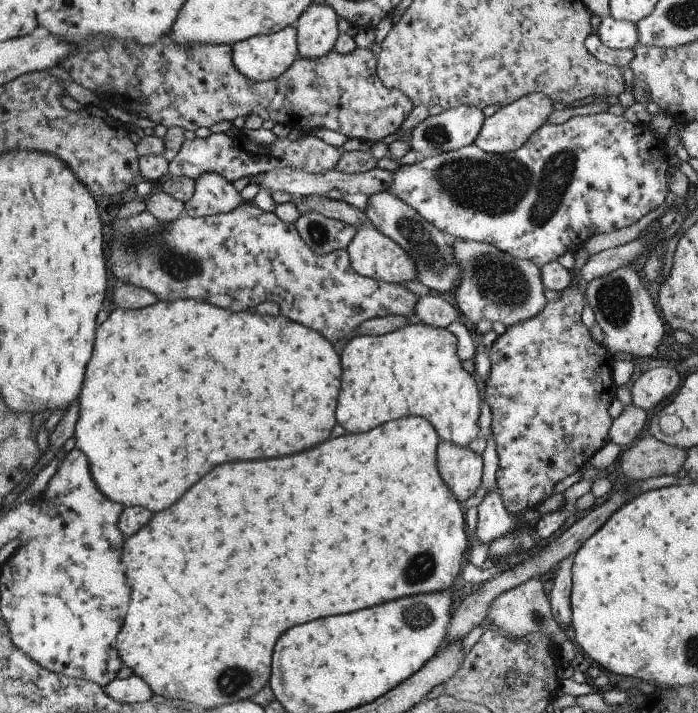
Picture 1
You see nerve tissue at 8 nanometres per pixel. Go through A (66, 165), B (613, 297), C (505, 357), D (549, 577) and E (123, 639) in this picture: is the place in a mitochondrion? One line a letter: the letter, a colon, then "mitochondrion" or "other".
A: other
B: mitochondrion
C: other
D: other
E: other

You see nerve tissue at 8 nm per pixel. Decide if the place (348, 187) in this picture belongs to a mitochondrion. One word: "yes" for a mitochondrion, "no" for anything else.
no

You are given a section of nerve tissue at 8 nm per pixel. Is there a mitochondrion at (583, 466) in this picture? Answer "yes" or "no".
no

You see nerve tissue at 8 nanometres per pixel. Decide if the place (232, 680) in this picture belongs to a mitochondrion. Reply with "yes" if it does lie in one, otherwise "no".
yes

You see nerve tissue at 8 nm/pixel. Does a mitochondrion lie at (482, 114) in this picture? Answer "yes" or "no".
no

